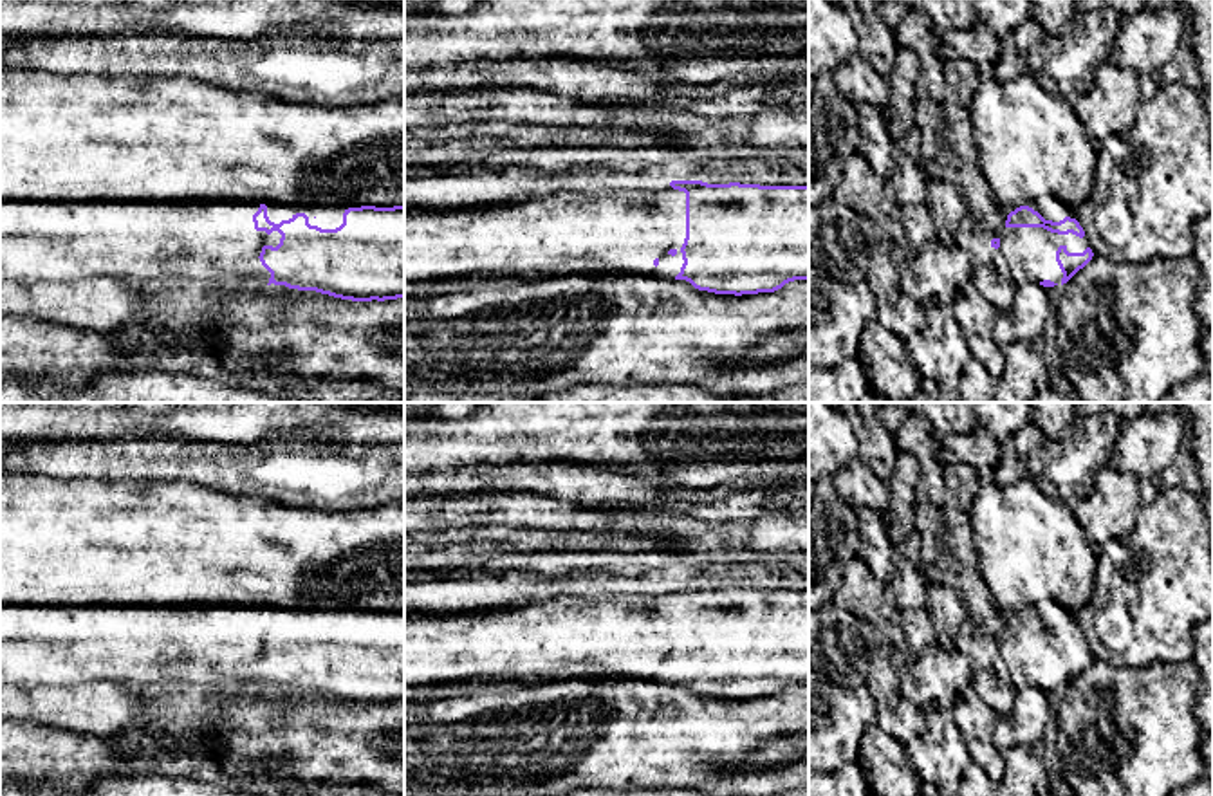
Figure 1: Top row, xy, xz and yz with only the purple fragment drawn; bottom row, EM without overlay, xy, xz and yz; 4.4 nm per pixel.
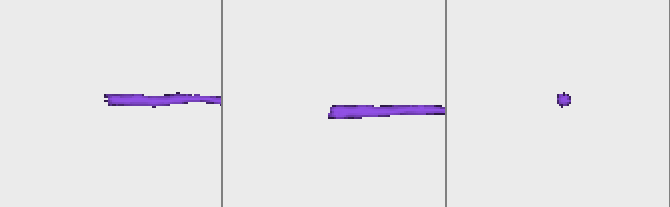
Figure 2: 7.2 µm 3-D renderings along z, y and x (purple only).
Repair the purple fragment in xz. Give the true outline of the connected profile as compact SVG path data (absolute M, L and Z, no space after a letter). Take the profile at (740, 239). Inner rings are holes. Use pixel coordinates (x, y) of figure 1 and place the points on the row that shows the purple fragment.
M671 180L655 191L565 191L484 209L404 209L404 282L587 274L675 278L699 291L735 296L774 292L789 282L809 280L809 186Z

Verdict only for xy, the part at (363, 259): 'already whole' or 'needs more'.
needs more

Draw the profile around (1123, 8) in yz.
M1074 0L1076 13L1090 13L1099 7L1110 7L1119 16L1132 16L1143 11L1144 0Z

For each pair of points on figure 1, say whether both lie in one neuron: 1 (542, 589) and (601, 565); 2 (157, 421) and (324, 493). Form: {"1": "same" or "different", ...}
{"1": "same", "2": "different"}

